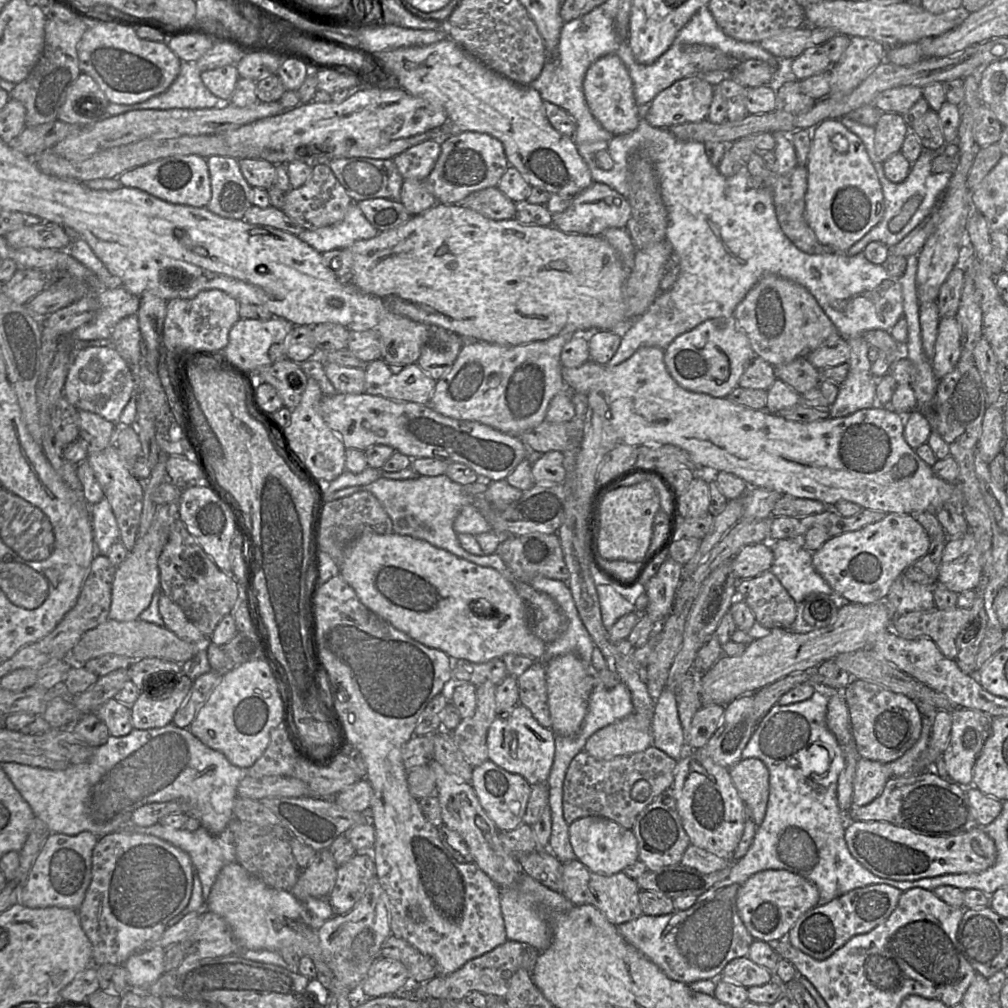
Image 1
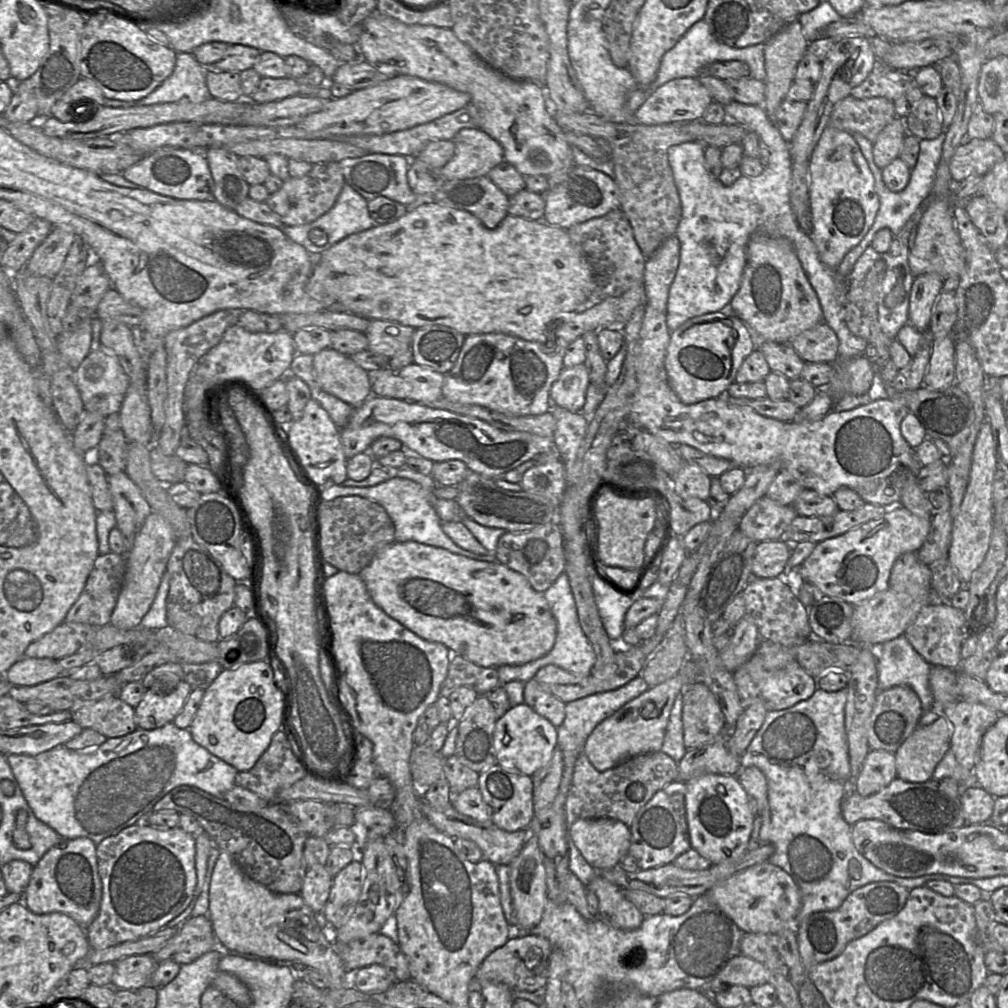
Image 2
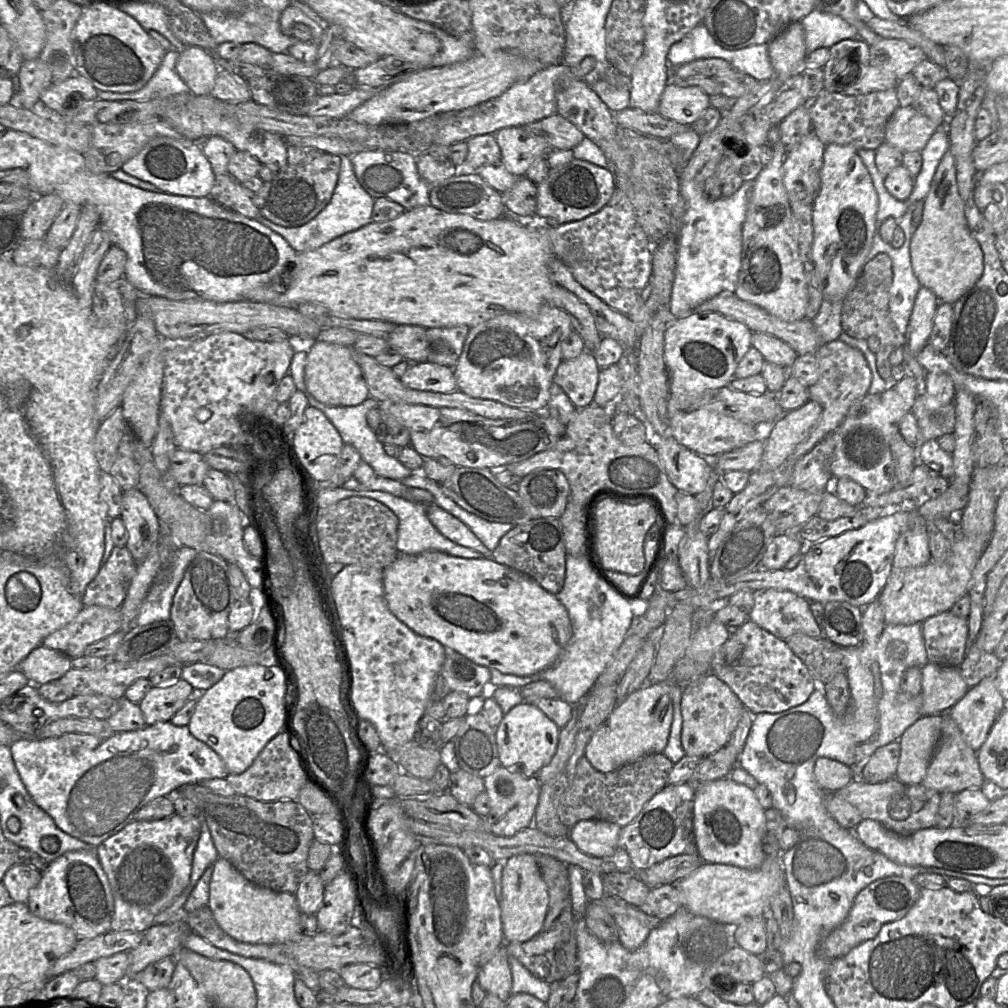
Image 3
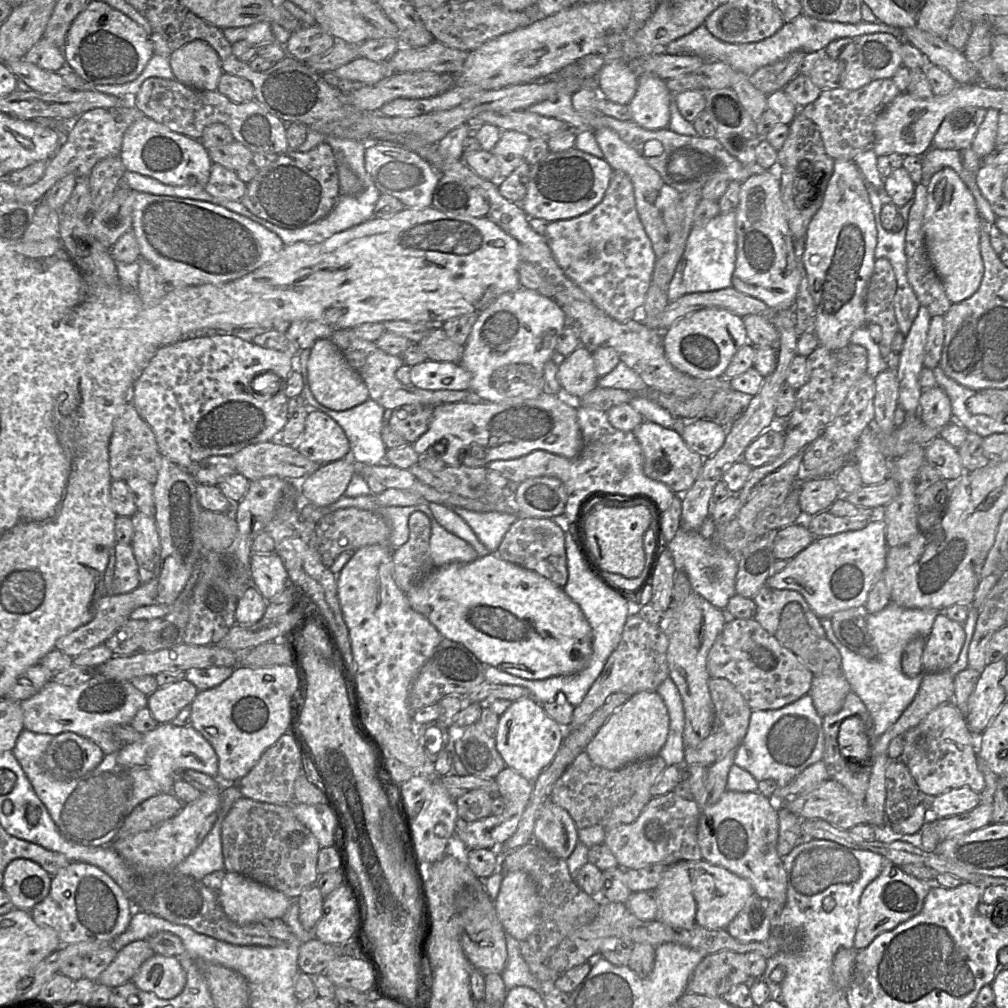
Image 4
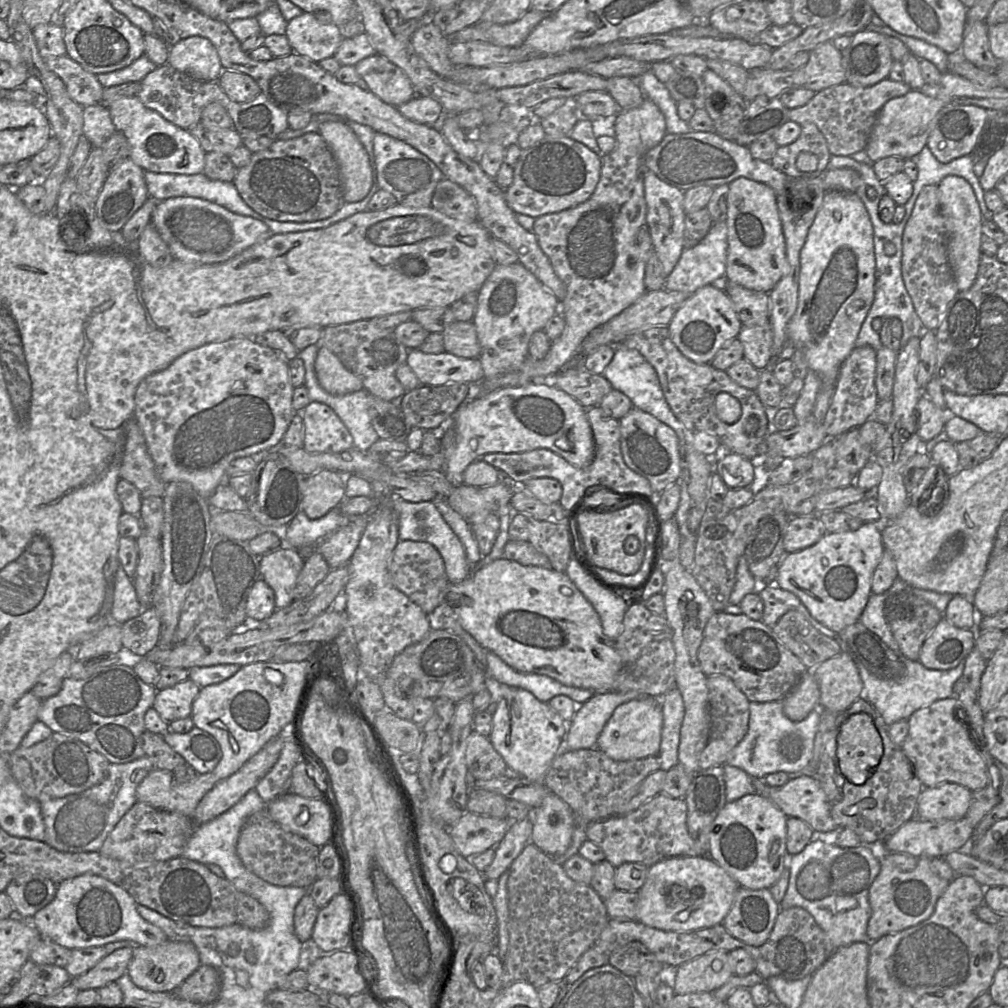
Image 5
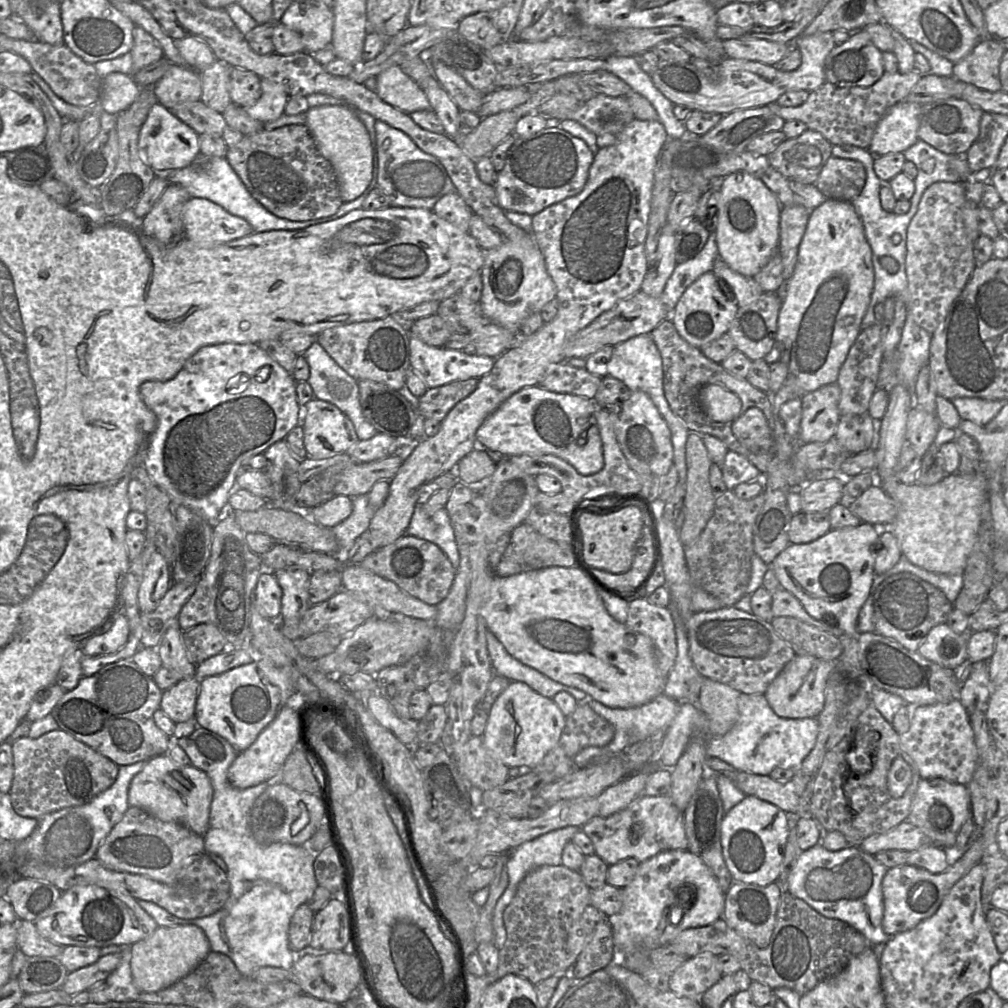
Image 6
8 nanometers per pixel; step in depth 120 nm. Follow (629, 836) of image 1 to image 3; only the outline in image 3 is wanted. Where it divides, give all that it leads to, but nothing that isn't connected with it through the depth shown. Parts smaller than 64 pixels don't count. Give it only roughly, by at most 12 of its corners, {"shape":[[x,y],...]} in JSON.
{"shape":[[581,820],[568,836],[583,853],[614,854],[622,827]]}

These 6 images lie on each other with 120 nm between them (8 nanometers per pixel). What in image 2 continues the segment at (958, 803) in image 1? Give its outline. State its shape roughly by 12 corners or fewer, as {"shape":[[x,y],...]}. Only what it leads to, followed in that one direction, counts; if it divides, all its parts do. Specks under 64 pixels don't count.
{"shape":[[894,779],[841,803],[853,826],[880,820],[942,834],[966,825],[960,797],[933,779]]}

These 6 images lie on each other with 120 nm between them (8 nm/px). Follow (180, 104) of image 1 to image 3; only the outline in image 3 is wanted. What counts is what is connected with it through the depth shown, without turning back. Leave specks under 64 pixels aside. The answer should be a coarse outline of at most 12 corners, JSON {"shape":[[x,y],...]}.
{"shape":[[179,52],[165,56],[139,91],[98,91],[98,100],[146,102],[190,93],[176,72]]}

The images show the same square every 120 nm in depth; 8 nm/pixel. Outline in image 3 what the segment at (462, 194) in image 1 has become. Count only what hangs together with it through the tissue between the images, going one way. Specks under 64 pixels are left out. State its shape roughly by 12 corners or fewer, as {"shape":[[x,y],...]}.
{"shape":[[494,134],[469,138],[459,173],[477,174],[501,160]]}

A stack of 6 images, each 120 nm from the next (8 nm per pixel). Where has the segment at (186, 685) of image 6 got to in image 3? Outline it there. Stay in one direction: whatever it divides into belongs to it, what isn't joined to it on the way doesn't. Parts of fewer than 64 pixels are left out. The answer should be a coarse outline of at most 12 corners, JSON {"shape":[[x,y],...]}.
{"shape":[[178,679],[138,702],[145,724],[167,722],[193,696]]}

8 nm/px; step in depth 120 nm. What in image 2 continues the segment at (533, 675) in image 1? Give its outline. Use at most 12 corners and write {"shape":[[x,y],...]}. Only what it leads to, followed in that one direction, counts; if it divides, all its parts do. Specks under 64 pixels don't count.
{"shape":[[534,678],[524,684],[524,703],[557,728],[566,704]]}

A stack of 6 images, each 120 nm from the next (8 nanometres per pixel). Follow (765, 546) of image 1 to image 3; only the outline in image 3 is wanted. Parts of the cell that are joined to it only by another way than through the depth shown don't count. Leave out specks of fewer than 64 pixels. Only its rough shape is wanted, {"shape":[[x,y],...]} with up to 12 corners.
{"shape":[[778,533],[761,568],[781,570],[802,549],[800,537]]}

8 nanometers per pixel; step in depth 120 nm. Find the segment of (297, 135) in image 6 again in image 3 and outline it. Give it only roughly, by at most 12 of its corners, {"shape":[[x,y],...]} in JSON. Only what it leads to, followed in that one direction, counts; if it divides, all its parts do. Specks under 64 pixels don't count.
{"shape":[[341,157],[287,165],[255,193],[283,227],[311,221],[330,202]]}

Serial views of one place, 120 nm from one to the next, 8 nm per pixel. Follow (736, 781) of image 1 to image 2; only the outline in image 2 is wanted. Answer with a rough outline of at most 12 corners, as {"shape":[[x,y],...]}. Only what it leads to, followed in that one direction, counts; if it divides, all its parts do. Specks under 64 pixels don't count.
{"shape":[[752,766],[737,779],[762,816],[759,838],[770,843],[771,817],[765,775]]}

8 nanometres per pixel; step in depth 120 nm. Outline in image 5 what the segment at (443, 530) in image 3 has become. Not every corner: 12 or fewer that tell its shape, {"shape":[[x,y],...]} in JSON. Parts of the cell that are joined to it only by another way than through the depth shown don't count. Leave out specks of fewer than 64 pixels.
{"shape":[[433,500],[462,542],[471,565],[481,560],[470,523],[446,501]]}

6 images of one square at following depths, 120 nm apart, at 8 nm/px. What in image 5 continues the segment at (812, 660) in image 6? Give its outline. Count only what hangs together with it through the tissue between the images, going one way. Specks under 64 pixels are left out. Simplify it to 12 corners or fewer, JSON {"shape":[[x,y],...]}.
{"shape":[[809,670],[781,700],[801,721],[819,708],[819,685]]}

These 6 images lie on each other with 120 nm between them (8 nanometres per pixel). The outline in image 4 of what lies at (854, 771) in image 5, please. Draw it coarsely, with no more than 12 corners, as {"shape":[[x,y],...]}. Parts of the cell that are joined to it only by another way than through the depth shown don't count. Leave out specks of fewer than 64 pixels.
{"shape":[[858,716],[841,723],[837,741],[847,761],[867,760],[871,743]]}

